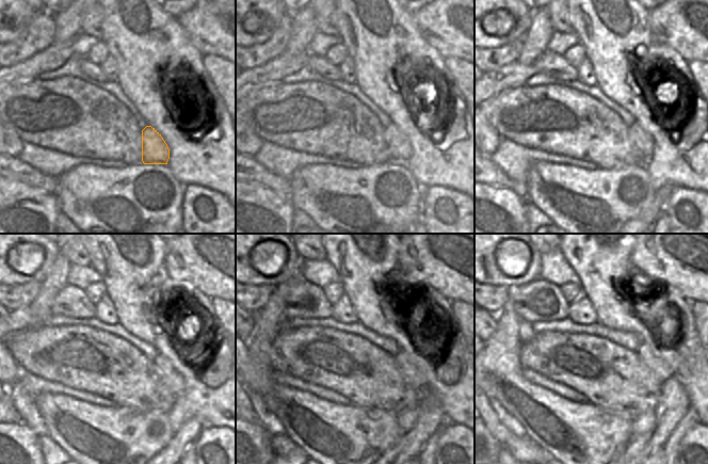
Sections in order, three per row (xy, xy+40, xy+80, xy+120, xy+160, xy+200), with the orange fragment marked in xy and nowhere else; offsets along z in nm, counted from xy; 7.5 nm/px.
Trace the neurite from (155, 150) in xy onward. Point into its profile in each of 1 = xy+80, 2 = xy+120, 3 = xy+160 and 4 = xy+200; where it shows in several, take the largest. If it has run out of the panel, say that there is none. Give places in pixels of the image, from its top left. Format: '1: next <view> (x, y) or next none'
1: next xy+80 (643, 143)
2: next xy+120 (171, 378)
3: next xy+160 (413, 368)
4: next xy+200 (663, 371)

